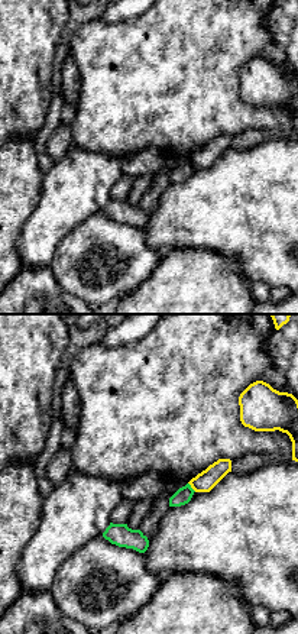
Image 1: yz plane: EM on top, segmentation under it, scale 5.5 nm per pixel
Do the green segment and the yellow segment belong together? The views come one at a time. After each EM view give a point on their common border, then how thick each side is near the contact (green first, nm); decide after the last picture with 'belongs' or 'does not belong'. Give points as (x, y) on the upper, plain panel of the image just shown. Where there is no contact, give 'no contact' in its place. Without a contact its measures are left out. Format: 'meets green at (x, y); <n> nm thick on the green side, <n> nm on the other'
meets green at (190, 162); 90 nm thick on the green side, 110 nm on the other

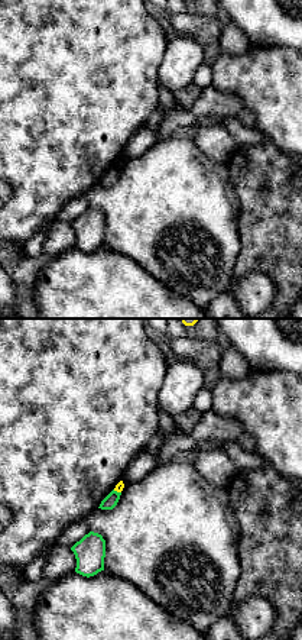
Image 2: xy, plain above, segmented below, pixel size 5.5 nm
meets green at (116, 167); 80 nm thick on the green side, 50 nm on the other

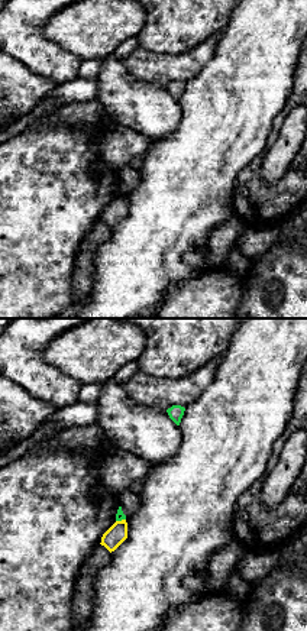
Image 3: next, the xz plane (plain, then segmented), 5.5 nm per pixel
meets green at (120, 196); 50 nm thick on the green side, 110 nm on the other

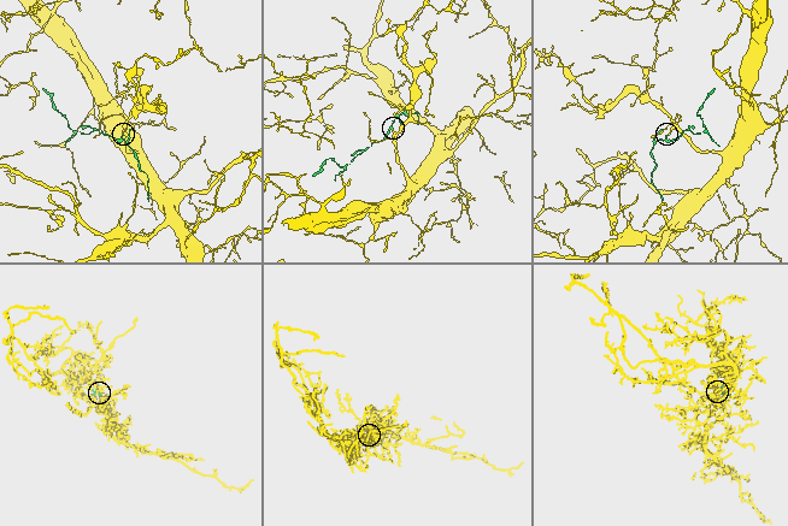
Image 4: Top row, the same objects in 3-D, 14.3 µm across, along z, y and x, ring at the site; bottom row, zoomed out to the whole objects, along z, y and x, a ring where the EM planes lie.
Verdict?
does not belong

